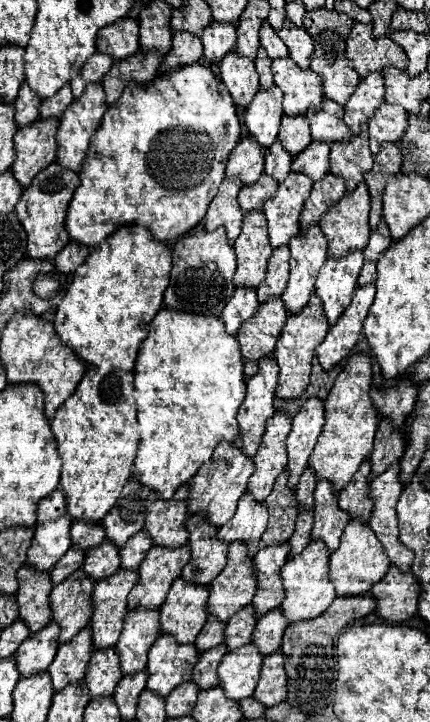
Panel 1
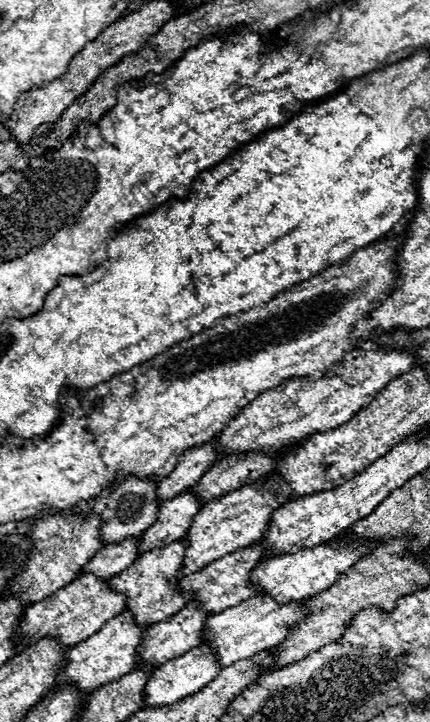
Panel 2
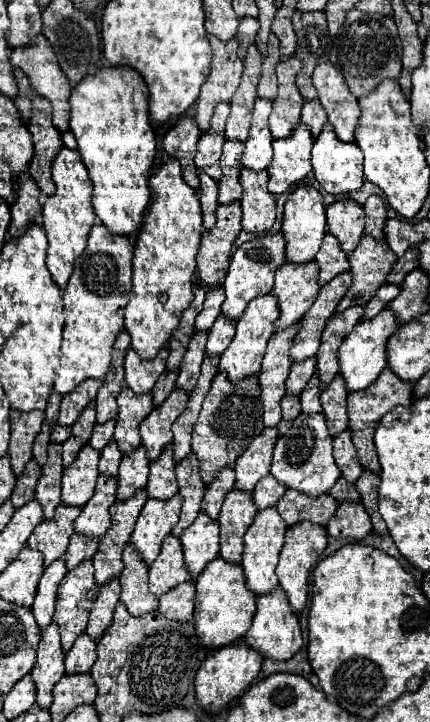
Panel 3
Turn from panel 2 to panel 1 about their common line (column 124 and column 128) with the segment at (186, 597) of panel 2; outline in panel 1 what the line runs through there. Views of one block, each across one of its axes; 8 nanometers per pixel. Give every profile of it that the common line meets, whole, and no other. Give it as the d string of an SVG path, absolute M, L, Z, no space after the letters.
M118 570L114 576L96 582L94 586L94 616L90 620L94 650L110 648L118 642L124 616L128 612L126 598L138 584L138 570Z

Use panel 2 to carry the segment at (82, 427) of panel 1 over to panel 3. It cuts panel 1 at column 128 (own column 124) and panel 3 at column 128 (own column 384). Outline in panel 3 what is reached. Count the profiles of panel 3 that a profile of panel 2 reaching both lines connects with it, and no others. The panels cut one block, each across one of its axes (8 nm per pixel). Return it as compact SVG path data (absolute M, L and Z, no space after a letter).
M94 224L88 246L74 262L72 276L64 288L64 334L60 370L54 378L54 390L72 392L86 378L102 378L110 368L112 346L124 330L124 306L132 288L134 246L128 236L110 234L104 224Z

